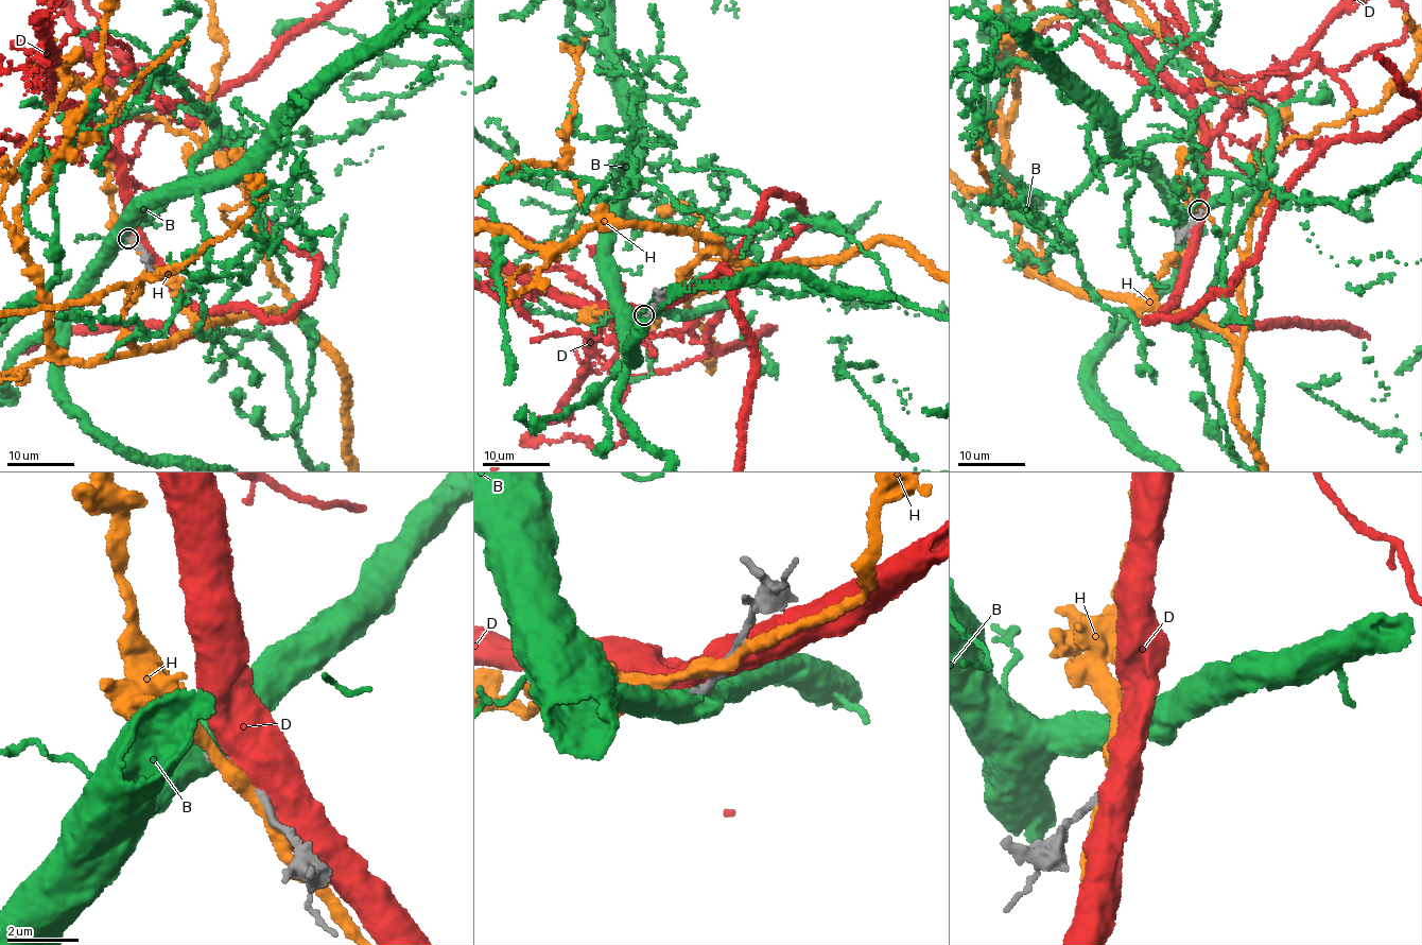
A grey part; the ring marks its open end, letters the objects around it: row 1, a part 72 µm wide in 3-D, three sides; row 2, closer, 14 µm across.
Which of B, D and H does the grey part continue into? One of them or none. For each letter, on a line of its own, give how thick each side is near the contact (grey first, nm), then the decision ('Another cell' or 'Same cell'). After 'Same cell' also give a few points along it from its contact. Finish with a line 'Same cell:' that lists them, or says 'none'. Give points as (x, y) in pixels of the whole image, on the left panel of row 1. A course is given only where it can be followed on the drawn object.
B: Thickness 200 nm (grey) against 600 nm. Same cell
D: Thickness 180 nm (grey) against 750 nm. Another cell
H: Thickness 190 nm (grey) against 340 nm. Another cell
Same cell: B

